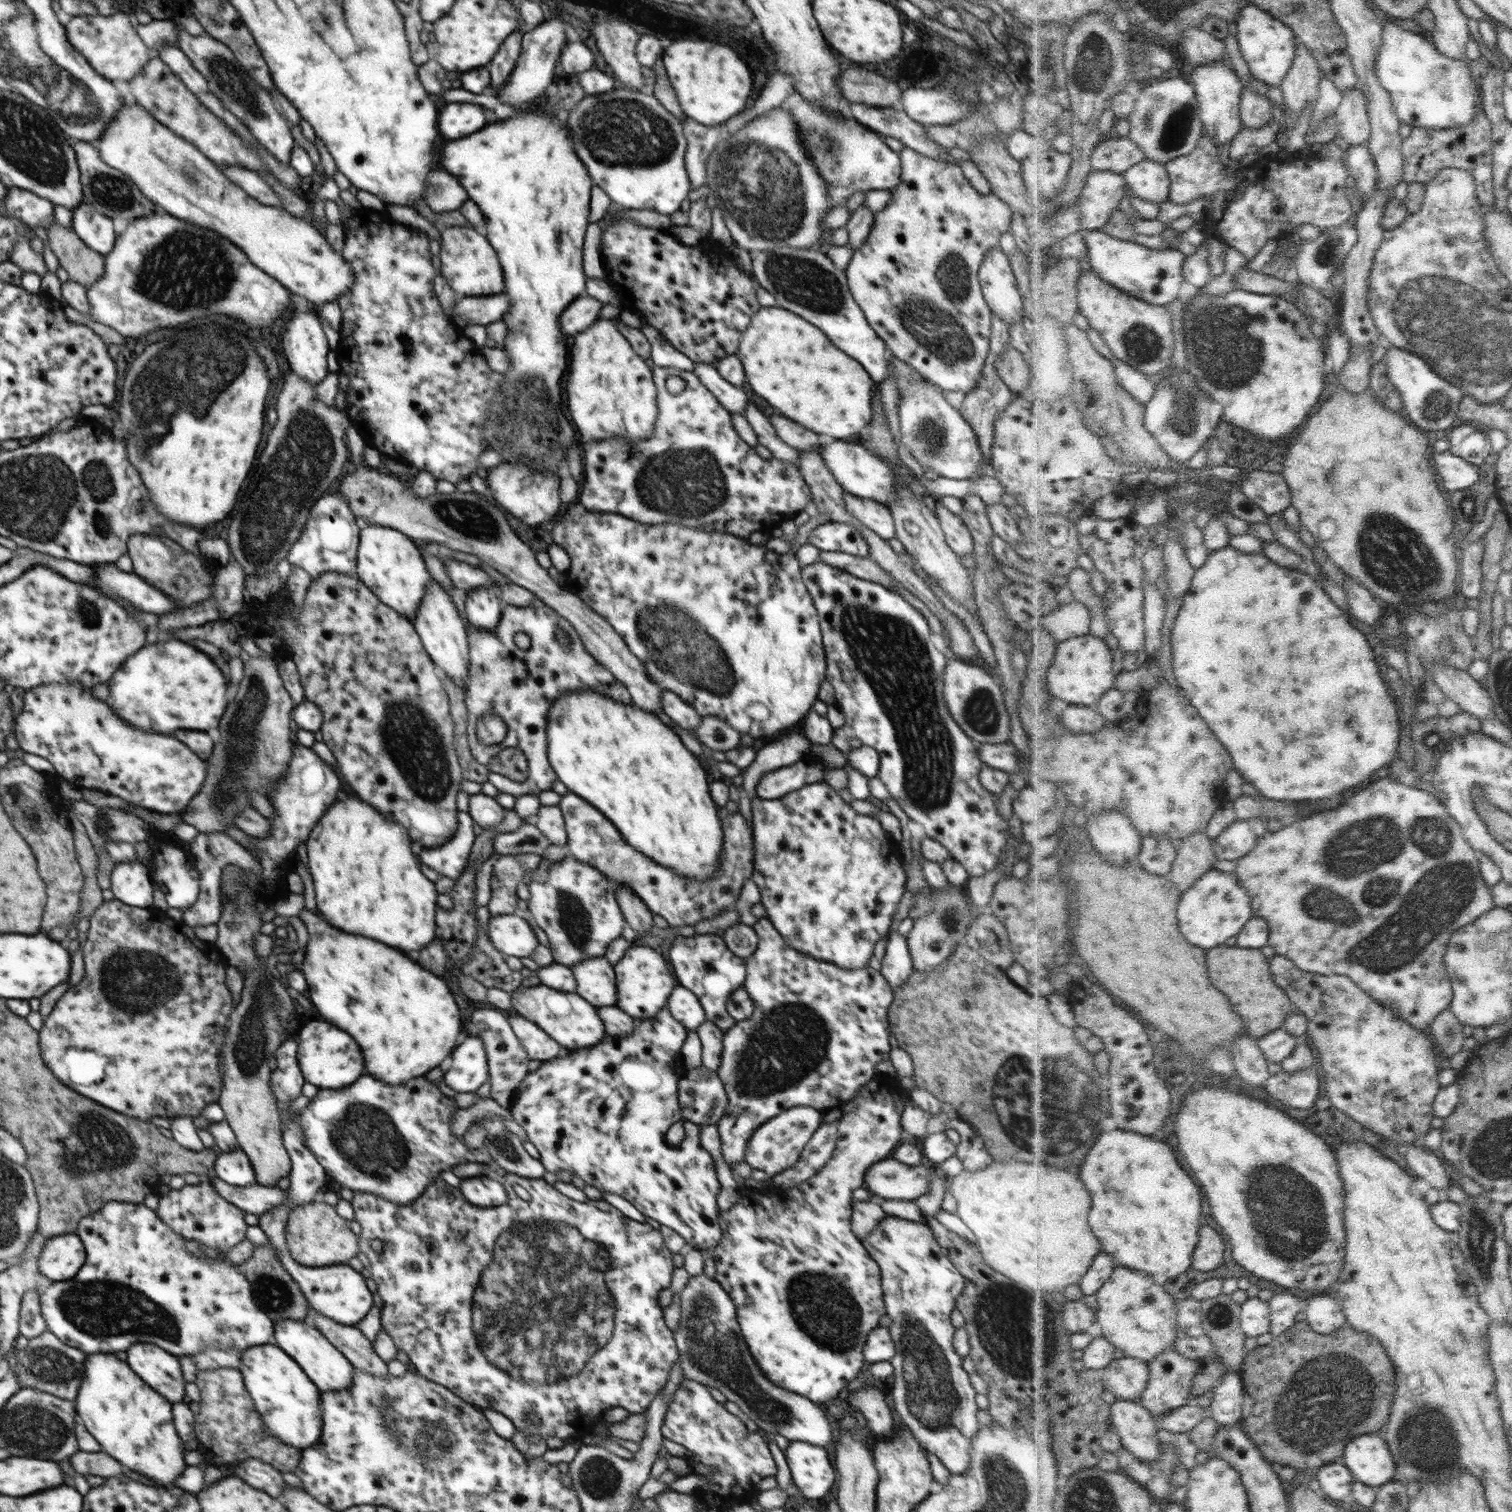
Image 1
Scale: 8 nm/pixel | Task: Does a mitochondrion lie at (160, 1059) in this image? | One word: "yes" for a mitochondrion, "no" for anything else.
no

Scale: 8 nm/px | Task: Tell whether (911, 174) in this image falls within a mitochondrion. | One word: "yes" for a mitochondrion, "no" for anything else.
no

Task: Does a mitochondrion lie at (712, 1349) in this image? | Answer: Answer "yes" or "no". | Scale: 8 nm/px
yes

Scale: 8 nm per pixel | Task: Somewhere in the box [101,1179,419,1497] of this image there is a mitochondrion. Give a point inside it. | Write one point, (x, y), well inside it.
(278, 1296)

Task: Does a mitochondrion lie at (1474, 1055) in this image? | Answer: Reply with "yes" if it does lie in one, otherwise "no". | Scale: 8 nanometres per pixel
no

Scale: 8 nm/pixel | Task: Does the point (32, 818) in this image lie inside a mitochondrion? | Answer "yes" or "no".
yes

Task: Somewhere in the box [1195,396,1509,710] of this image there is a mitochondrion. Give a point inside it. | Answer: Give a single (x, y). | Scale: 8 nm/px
(1396, 560)

